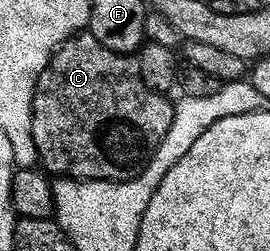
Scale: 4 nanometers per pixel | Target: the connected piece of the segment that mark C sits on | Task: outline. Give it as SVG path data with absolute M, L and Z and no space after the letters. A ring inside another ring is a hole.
M90 34L74 36L72 40L68 40L55 53L55 57L51 60L51 65L41 74L39 89L35 92L35 101L33 102L33 140L39 151L39 164L55 178L104 180L110 184L125 184L128 180L135 180L140 173L141 163L139 164L139 160L144 159L143 161L146 161L148 158L154 156L156 150L161 146L161 142L165 142L165 138L171 133L177 108L174 103L170 104L169 101L171 100L166 95L160 95L158 92L154 92L142 80L142 74L139 72L138 59L101 46L101 42L97 42L97 38Z

